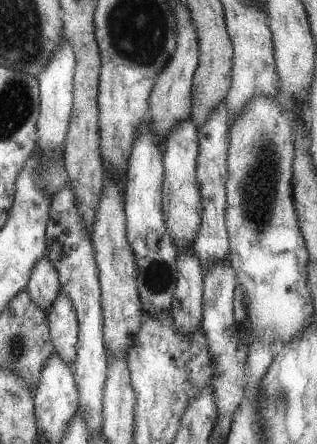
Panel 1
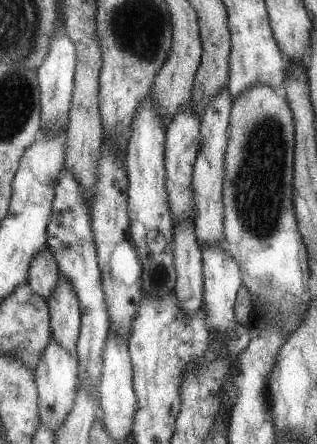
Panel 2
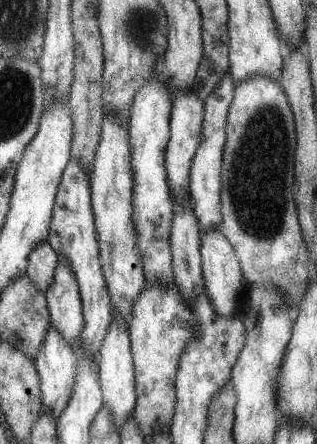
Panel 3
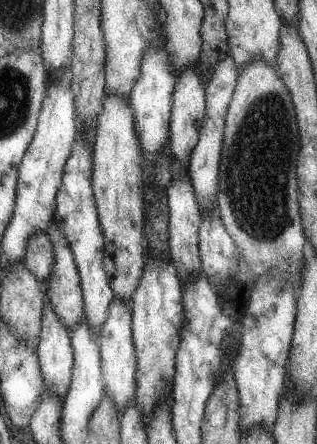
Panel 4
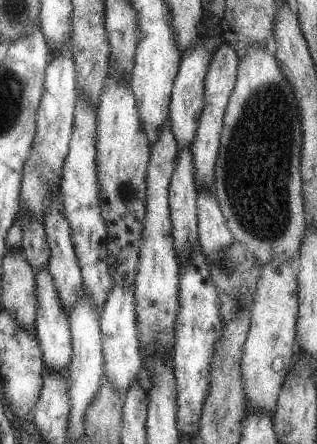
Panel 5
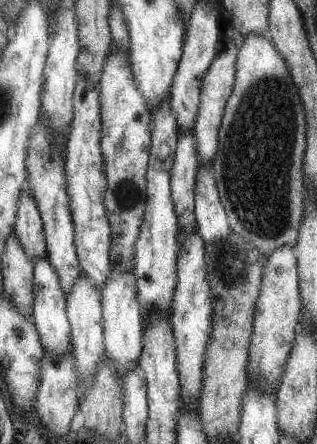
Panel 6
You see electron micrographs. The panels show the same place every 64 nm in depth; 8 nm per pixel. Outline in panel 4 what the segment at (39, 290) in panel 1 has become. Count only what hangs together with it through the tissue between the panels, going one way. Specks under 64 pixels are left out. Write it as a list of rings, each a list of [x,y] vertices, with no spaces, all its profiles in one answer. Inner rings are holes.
[[[37,232],[27,246],[25,254],[25,268],[37,278],[39,284],[43,284],[51,276],[51,266],[53,266],[53,244],[51,238],[45,232]]]

